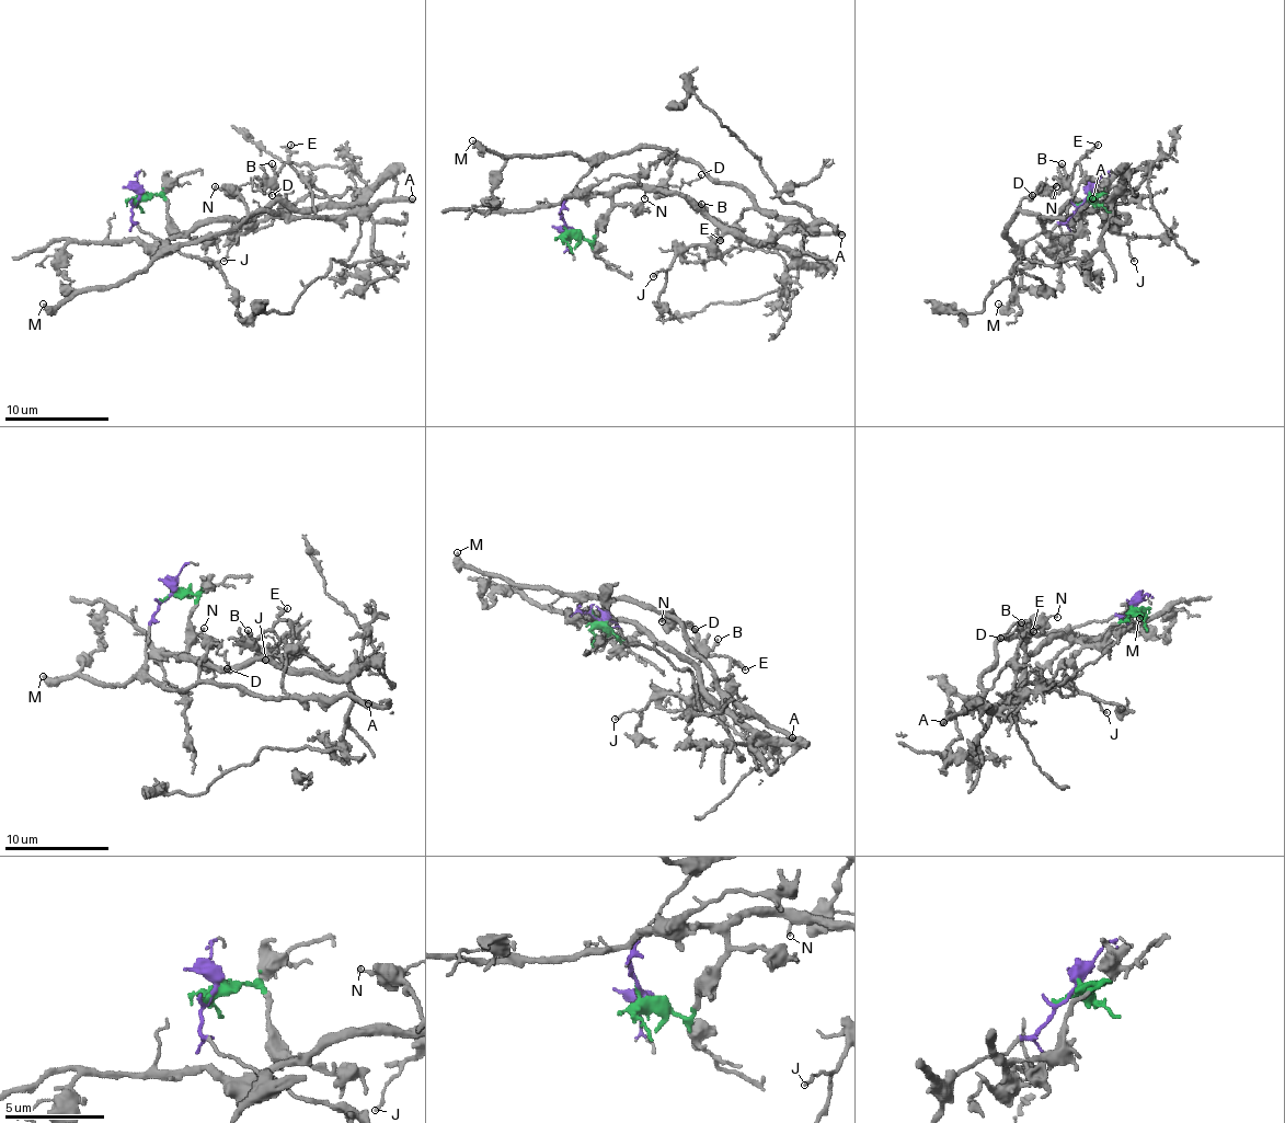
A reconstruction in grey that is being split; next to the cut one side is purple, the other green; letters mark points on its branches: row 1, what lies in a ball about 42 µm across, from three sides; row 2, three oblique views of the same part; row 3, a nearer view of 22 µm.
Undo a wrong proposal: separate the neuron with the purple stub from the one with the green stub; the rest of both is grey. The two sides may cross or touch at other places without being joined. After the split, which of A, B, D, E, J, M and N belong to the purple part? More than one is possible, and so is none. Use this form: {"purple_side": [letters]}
{"purple_side": ["A", "D", "M", "N"]}

